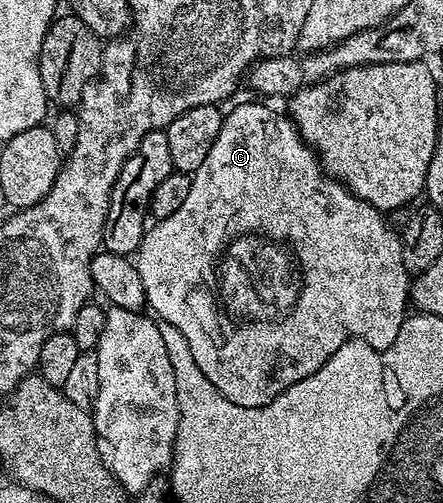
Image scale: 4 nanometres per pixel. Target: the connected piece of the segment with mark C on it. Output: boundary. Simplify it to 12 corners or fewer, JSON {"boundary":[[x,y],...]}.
{"boundary":[[224,113],[135,253],[235,406],[387,350],[401,237],[288,115]]}

